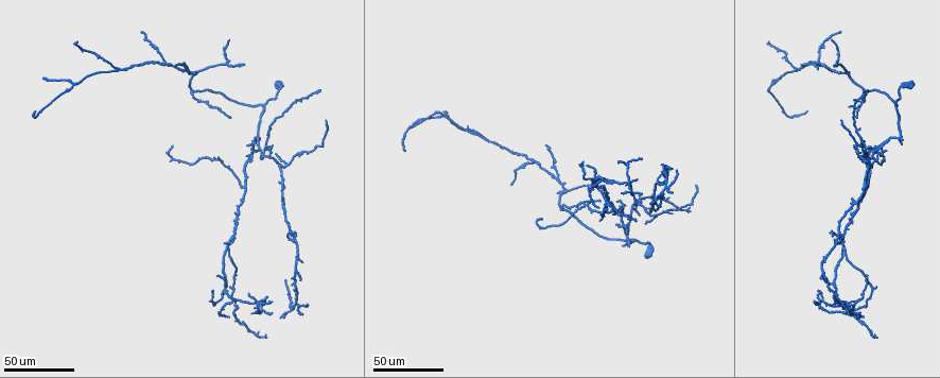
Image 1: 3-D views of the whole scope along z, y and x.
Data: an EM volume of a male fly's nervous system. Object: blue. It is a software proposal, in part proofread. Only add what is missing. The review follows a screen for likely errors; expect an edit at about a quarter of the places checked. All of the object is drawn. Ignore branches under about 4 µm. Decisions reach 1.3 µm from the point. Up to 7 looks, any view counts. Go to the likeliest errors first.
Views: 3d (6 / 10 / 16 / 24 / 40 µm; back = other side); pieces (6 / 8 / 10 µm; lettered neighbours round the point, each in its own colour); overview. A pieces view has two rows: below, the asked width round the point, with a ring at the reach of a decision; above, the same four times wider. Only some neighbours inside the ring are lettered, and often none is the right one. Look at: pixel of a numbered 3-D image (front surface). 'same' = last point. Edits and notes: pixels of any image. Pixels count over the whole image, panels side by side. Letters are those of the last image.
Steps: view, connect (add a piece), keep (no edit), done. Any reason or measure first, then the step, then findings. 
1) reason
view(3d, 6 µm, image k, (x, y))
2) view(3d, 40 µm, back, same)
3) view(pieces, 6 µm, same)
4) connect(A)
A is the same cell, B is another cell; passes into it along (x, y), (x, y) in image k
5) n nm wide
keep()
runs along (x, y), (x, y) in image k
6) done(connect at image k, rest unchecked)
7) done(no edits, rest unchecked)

an open end
view(3d, 40 µm, image 1, (244, 65))

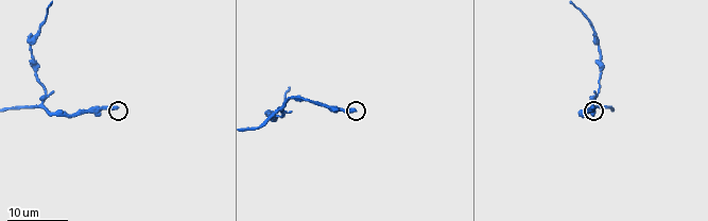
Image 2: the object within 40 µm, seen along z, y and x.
view(pieces, 10 µm, image 2, (591, 106))

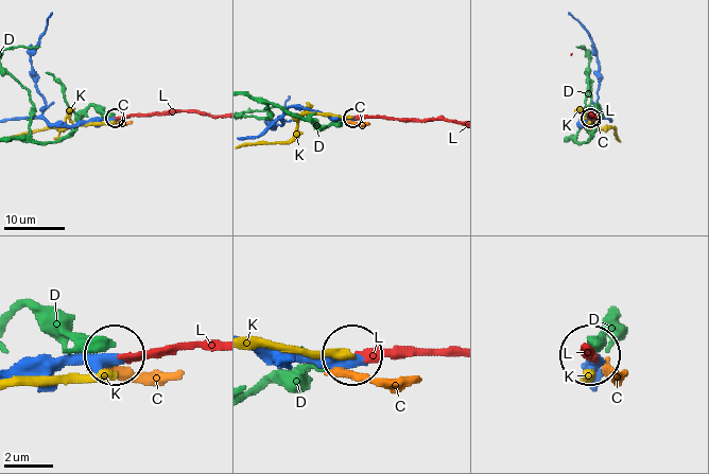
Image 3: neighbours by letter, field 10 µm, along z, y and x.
connect(L)
L is the same cell, C, D and K are other cells; passes into it along (100, 120), (180, 110), (205, 113) in image 3; the neuron continues

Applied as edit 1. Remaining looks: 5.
redraw
view(overview)

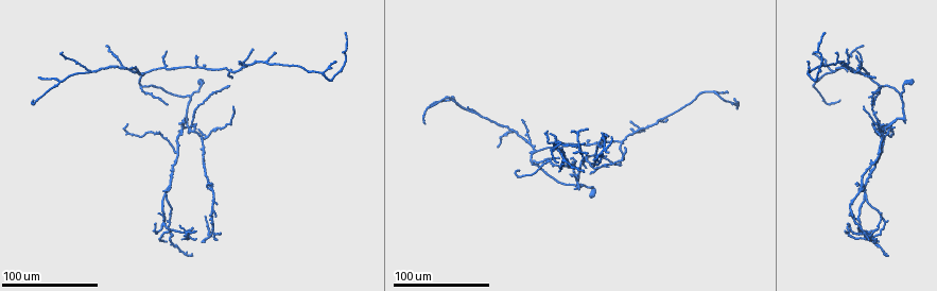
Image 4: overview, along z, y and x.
view(3d, 40 µm, image 4, (37, 76))

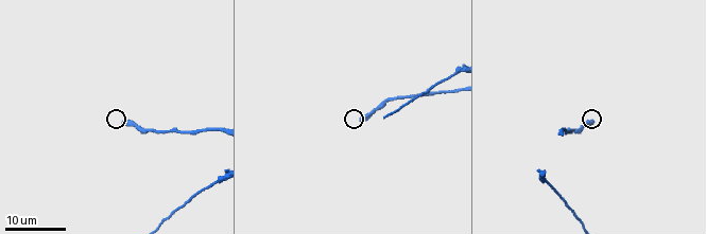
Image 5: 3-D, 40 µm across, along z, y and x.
view(pieces, 6 µm, image 5, (361, 121))

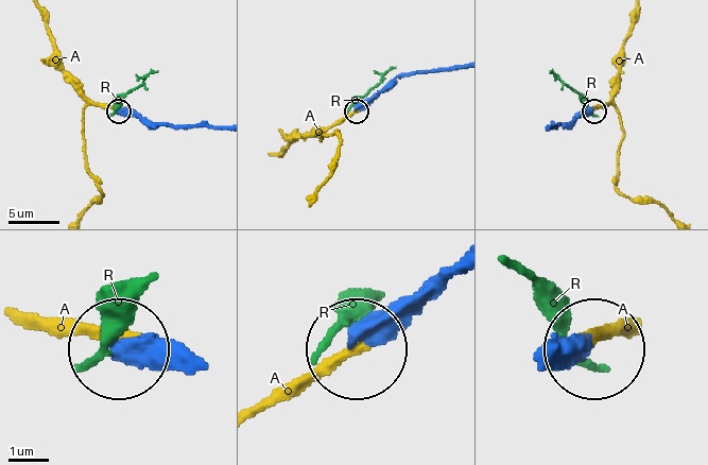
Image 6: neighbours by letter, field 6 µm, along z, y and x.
410 nm wide
connect(A)
A is the same cell, R is another cell; passes into it along (175, 372), (131, 341), (22, 321) in image 6; it goes on there

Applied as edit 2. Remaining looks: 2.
done(connect at image 3, connect at image 6, rest unchecked)

